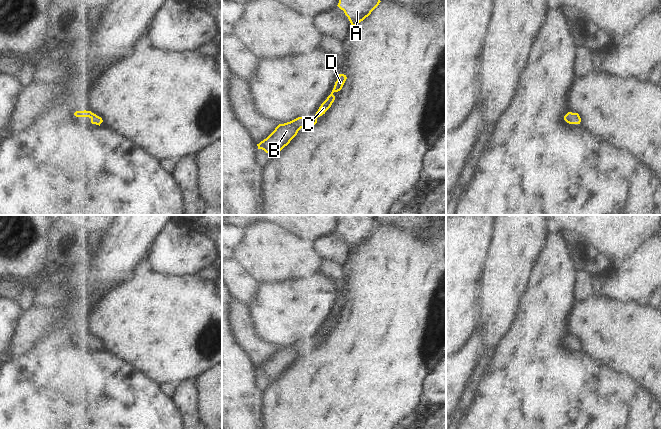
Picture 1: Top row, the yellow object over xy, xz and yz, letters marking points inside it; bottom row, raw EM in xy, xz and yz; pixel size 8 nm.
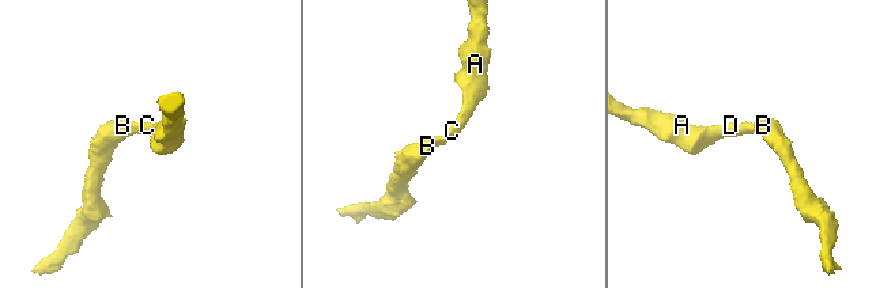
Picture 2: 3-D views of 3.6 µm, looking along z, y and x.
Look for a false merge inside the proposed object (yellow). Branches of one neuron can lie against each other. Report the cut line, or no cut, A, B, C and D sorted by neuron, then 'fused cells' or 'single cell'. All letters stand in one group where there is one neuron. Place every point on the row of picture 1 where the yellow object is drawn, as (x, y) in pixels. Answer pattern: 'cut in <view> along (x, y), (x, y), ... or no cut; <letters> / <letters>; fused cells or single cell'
no cut; A B C D; single cell

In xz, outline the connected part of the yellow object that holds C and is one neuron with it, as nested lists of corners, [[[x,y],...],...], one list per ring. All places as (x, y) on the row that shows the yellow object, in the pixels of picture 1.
[[[339,74],[331,94],[321,104],[314,117],[298,117],[290,122],[279,124],[266,139],[257,144],[258,149],[264,150],[271,157],[278,155],[297,135],[301,128],[305,126],[314,126],[317,123],[317,118],[325,114],[334,102],[335,96],[333,93],[342,89],[346,79],[346,75]]]

